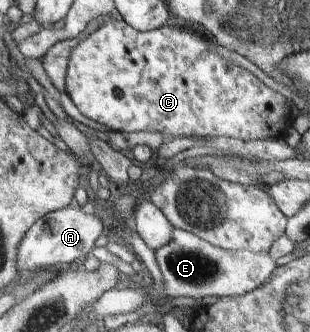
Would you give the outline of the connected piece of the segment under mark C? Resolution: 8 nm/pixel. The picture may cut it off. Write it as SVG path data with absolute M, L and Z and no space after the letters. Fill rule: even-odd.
M109 19L103 23L73 50L66 77L66 93L82 115L113 131L158 131L168 136L169 141L175 137L193 136L225 136L247 141L283 138L287 128L292 127L291 122L287 123L285 103L288 99L269 89L253 73L213 53L199 35L179 29L172 22L146 32L123 19Z

